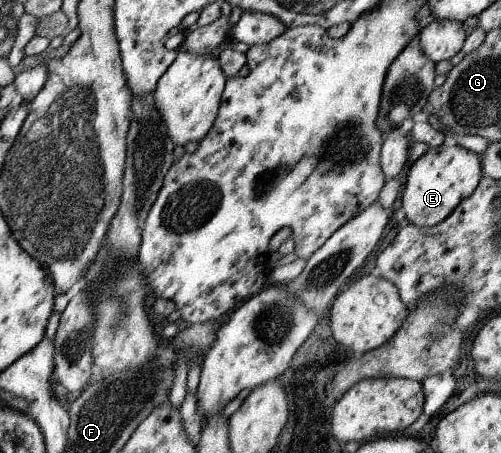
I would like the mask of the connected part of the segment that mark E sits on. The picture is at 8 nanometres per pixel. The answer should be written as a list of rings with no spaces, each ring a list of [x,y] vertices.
[[[441,144],[436,148],[428,148],[404,174],[403,185],[397,205],[405,210],[410,223],[428,228],[441,223],[450,213],[469,197],[479,185],[483,176],[481,155],[462,146]]]

